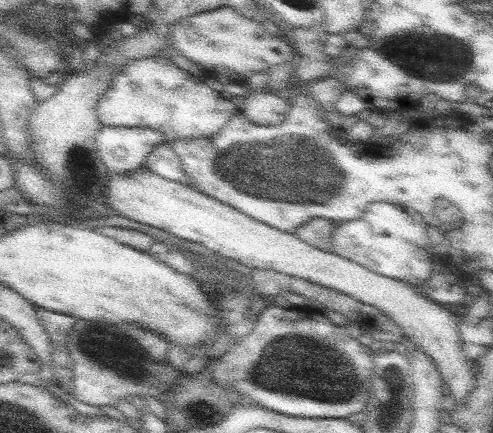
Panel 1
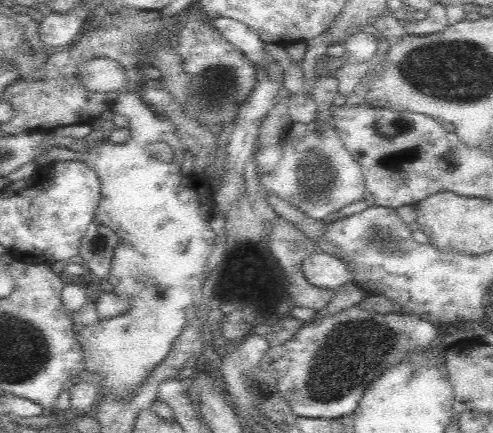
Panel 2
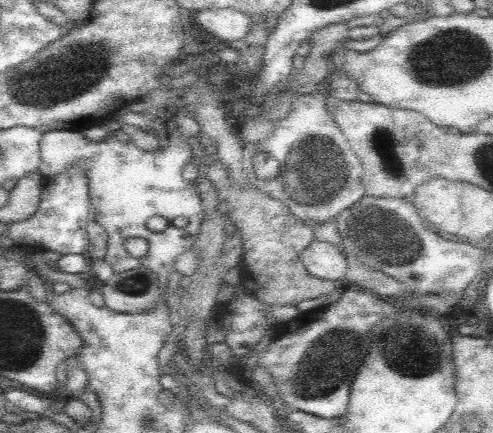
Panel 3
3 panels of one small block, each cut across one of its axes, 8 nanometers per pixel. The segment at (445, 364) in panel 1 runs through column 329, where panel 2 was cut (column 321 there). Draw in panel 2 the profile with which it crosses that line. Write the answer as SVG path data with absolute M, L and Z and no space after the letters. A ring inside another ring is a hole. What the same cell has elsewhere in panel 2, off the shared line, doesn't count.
M316 252L312 254L304 266L304 276L312 286L324 288L324 290L334 290L338 292L342 284L354 282L354 274L350 272L350 266L342 262L342 258L328 254L328 252Z

